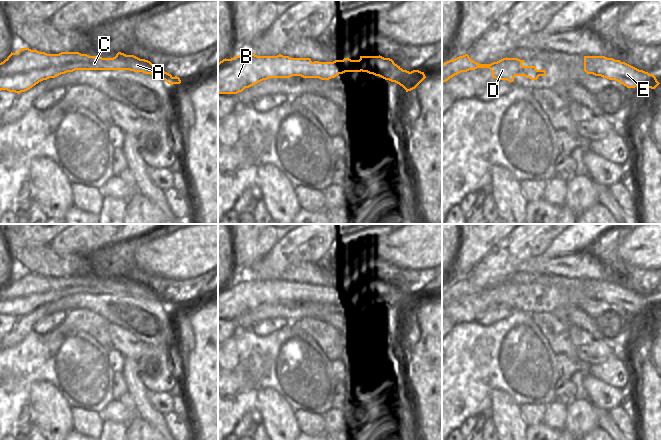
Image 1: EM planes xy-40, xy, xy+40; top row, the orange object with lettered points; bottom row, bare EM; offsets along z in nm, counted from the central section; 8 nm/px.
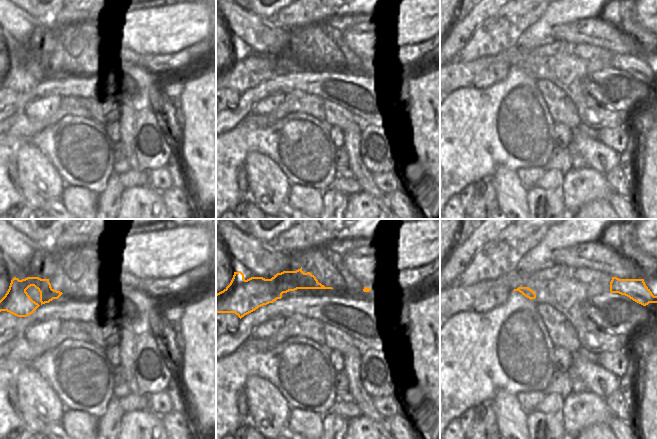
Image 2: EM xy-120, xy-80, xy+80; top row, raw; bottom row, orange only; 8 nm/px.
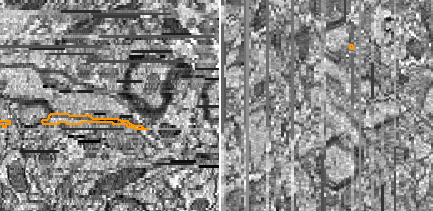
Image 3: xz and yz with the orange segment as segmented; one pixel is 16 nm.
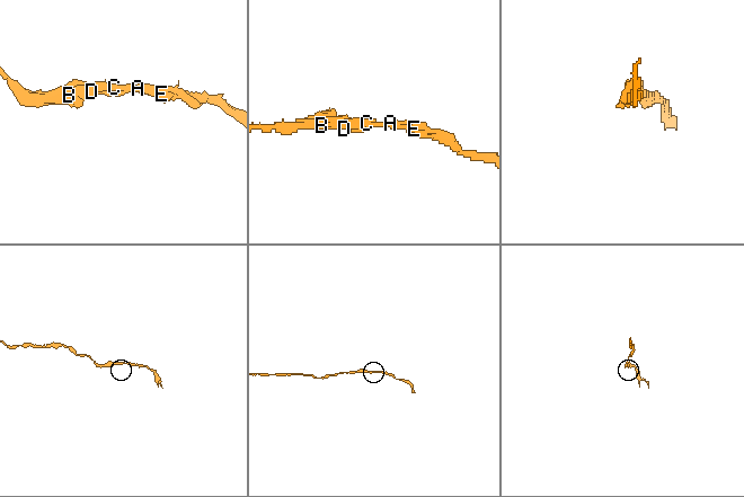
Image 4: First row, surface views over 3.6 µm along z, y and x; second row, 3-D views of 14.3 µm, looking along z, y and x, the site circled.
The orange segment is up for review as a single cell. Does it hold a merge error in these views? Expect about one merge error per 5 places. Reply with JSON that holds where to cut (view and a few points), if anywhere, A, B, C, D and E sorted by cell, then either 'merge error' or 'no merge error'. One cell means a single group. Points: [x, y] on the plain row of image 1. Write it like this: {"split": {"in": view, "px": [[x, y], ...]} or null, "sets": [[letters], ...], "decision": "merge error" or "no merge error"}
{"split": null, "sets": [["A", "B", "C", "D", "E"]], "decision": "no merge error"}

